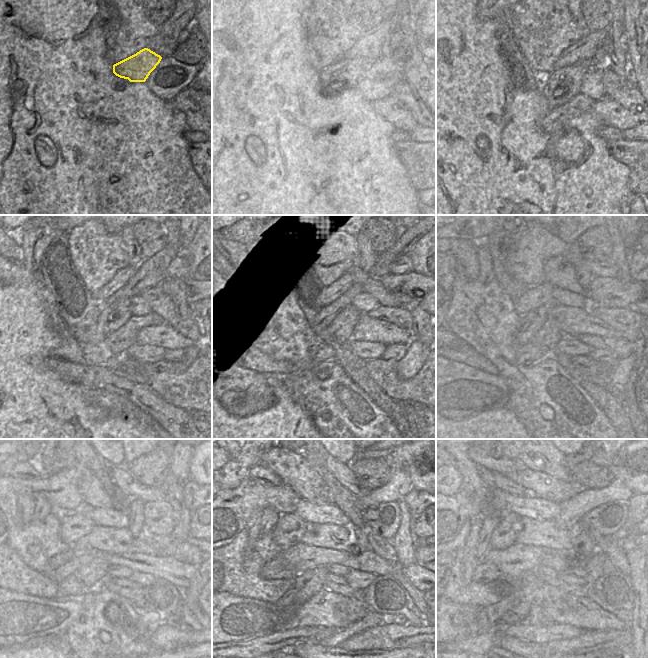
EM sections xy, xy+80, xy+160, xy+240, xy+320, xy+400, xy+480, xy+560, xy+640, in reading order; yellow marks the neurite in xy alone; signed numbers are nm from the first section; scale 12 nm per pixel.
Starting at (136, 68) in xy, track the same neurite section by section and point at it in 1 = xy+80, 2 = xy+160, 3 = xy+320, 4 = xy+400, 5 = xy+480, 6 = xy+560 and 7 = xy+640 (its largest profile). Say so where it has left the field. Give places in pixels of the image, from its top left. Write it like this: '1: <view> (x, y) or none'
1: xy+80 (338, 77)
2: xy+160 (564, 84)
3: xy+320 (347, 315)
4: xy+400 (550, 333)
5: xy+480 (89, 574)
6: xy+560 (303, 581)
7: xy+640 (518, 609)

